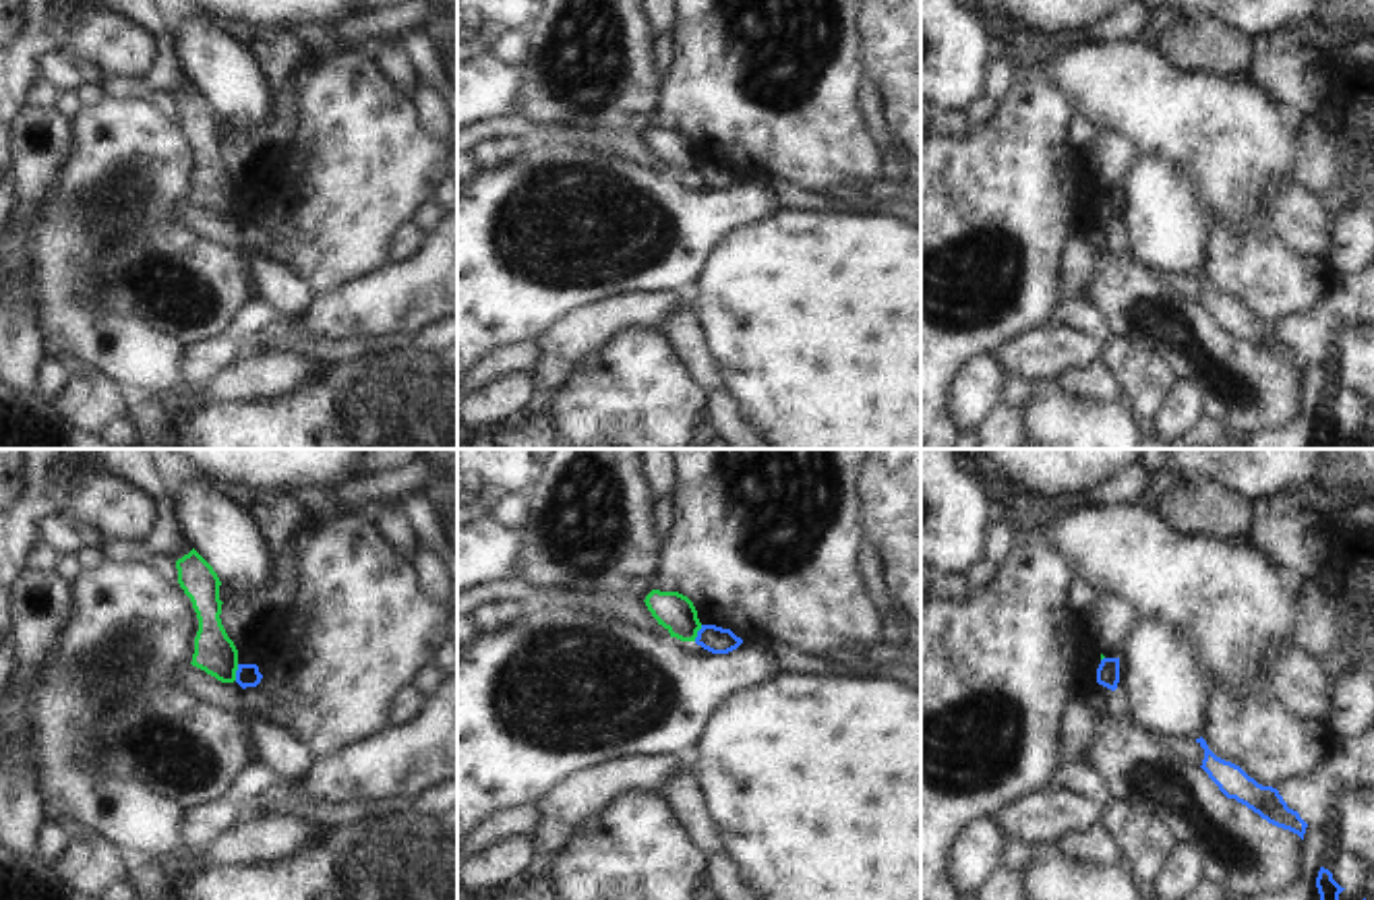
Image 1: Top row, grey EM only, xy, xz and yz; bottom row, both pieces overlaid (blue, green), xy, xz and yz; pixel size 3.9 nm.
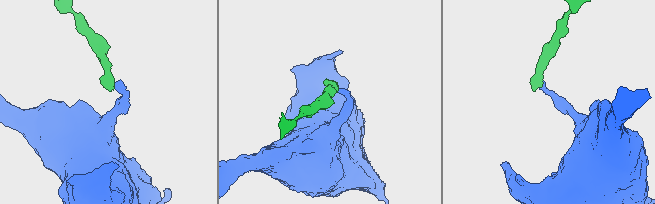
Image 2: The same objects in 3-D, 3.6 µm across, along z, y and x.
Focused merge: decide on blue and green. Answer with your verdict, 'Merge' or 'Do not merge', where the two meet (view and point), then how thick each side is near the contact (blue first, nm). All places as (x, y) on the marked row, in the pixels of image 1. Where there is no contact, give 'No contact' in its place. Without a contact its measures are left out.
Do not merge. Touches blue at xy (236, 673). Thickness 90 nm (blue) against 160 nm

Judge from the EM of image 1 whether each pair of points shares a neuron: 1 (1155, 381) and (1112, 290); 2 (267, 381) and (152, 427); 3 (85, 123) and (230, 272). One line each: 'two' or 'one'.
1: two
2: one
3: two

